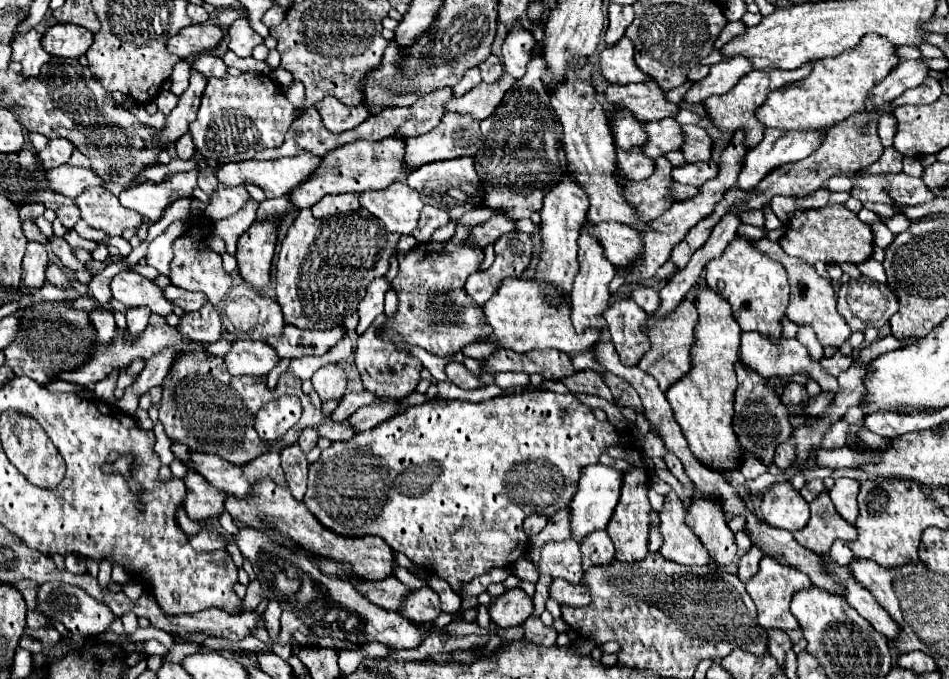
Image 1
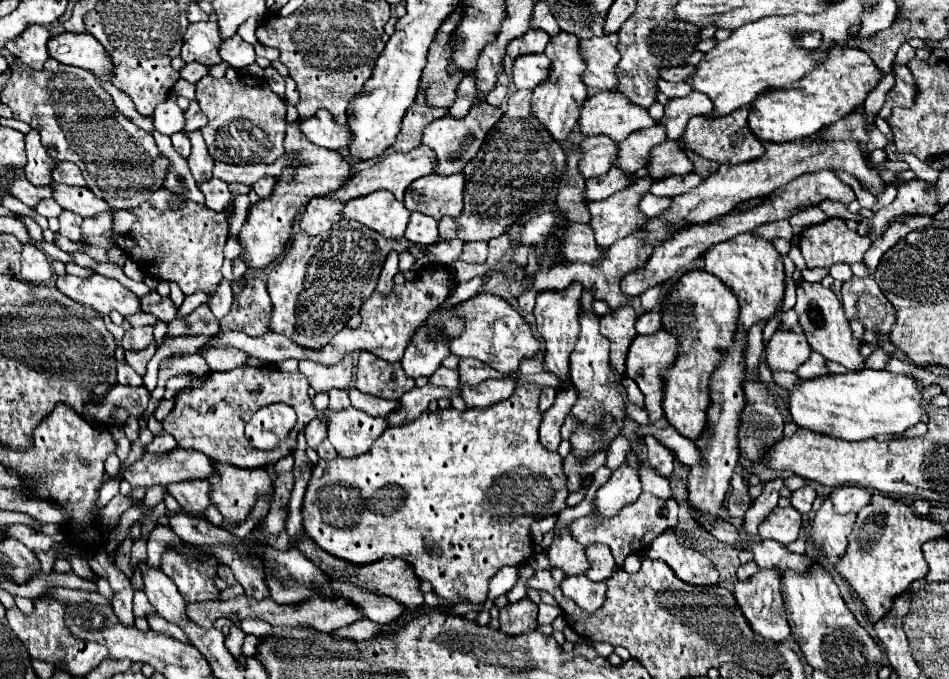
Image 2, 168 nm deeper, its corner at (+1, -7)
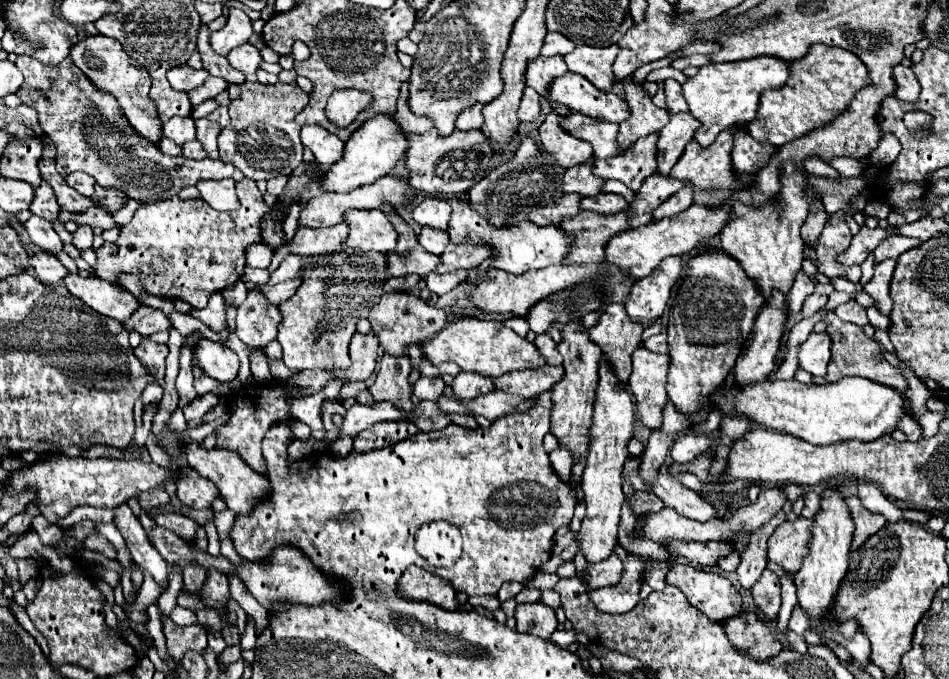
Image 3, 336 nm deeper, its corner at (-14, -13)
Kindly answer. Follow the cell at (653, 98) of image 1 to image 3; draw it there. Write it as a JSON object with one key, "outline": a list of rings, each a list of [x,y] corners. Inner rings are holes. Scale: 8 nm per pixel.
{"outline":[[[573,112],[573,116],[561,118],[559,126],[565,132],[569,132],[571,136],[577,136],[579,140],[587,140],[593,148],[595,158],[609,158],[609,156],[621,154],[619,146],[615,142],[619,124],[609,124],[605,120],[593,120],[589,116]]]}

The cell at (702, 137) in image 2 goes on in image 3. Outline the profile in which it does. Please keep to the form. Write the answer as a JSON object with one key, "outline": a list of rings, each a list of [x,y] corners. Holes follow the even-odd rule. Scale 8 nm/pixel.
{"outline":[[[731,128],[723,130],[709,148],[699,148],[691,140],[669,176],[689,182],[699,190],[737,190],[741,184],[735,180],[737,176],[731,168],[731,136]]]}

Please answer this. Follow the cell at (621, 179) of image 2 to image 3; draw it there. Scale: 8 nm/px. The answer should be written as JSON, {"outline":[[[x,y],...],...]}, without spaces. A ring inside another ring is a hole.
{"outline":[[[599,194],[581,200],[581,210],[591,210],[591,212],[623,212],[623,208],[627,206],[629,204],[625,202],[625,198],[617,194]]]}

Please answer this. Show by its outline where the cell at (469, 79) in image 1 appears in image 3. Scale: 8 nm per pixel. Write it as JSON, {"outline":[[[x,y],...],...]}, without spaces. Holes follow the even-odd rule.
{"outline":[[[475,104],[467,110],[463,110],[459,116],[457,116],[457,122],[455,122],[455,130],[481,130],[483,126],[483,114],[481,114],[481,104]]]}

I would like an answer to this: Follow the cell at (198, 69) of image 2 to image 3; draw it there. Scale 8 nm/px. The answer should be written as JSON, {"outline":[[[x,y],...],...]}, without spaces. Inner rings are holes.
{"outline":[[[187,64],[167,70],[167,80],[169,80],[171,88],[181,90],[181,92],[189,92],[189,90],[201,86],[207,78],[209,78],[209,74],[205,70],[193,70]]]}

